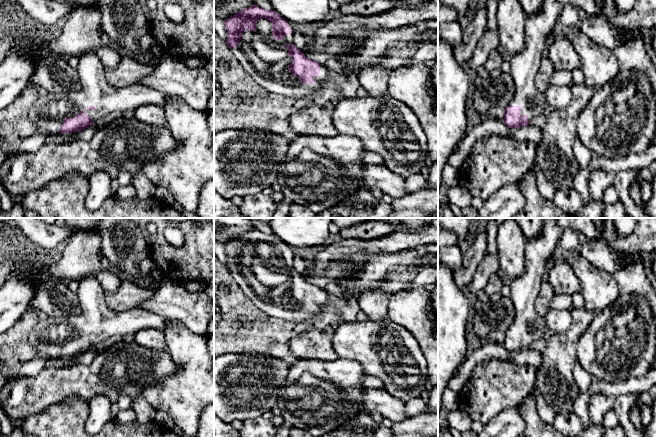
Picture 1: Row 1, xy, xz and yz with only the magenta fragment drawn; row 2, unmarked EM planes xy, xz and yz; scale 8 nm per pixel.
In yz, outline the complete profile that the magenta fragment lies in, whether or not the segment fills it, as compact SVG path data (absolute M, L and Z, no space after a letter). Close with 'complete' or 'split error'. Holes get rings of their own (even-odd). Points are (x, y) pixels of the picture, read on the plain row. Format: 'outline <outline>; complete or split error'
outline M545 218L542 232L538 237L527 239L525 246L526 270L518 278L507 281L510 287L510 299L514 307L515 317L512 324L505 333L503 342L504 348L509 352L518 353L526 350L529 346L539 338L543 337L546 330L546 322L544 317L536 313L535 302L540 290L542 274L547 264L547 259L554 254L559 238L563 233L563 229L558 226L557 218Z; split error

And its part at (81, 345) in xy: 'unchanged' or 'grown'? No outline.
grown

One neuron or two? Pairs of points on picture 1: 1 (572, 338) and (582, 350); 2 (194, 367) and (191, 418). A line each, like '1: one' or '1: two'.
1: two
2: one

